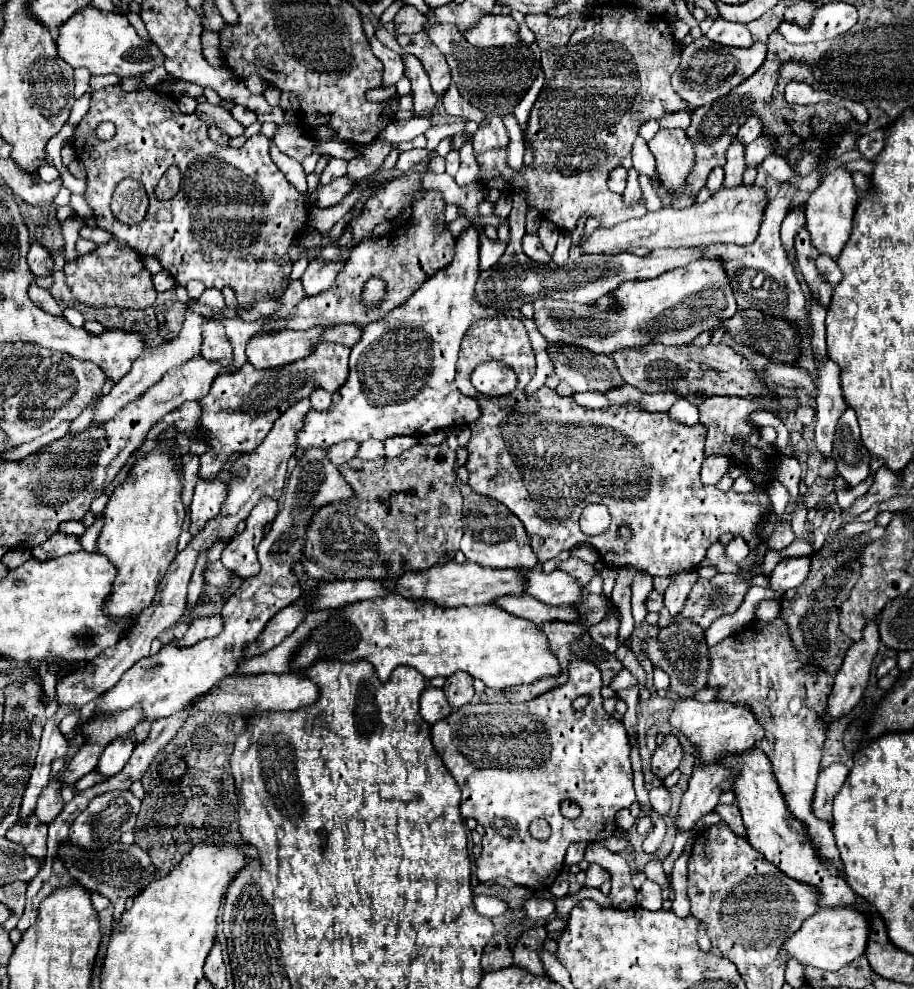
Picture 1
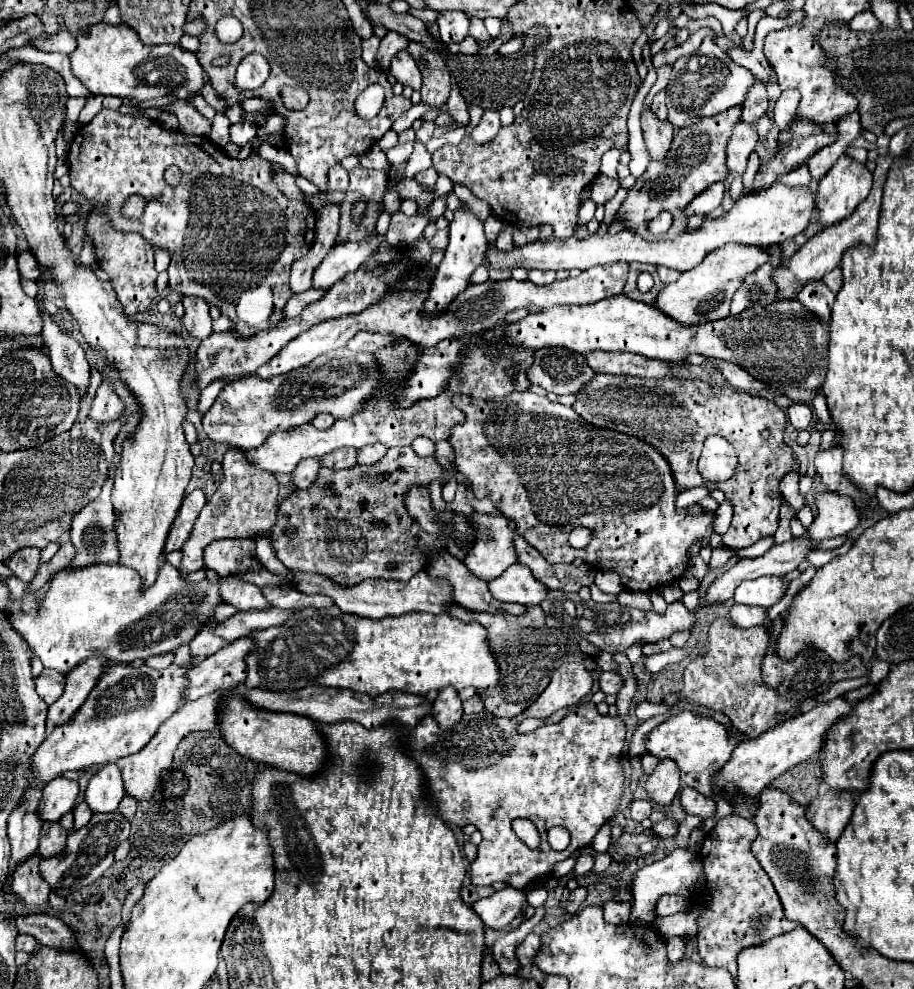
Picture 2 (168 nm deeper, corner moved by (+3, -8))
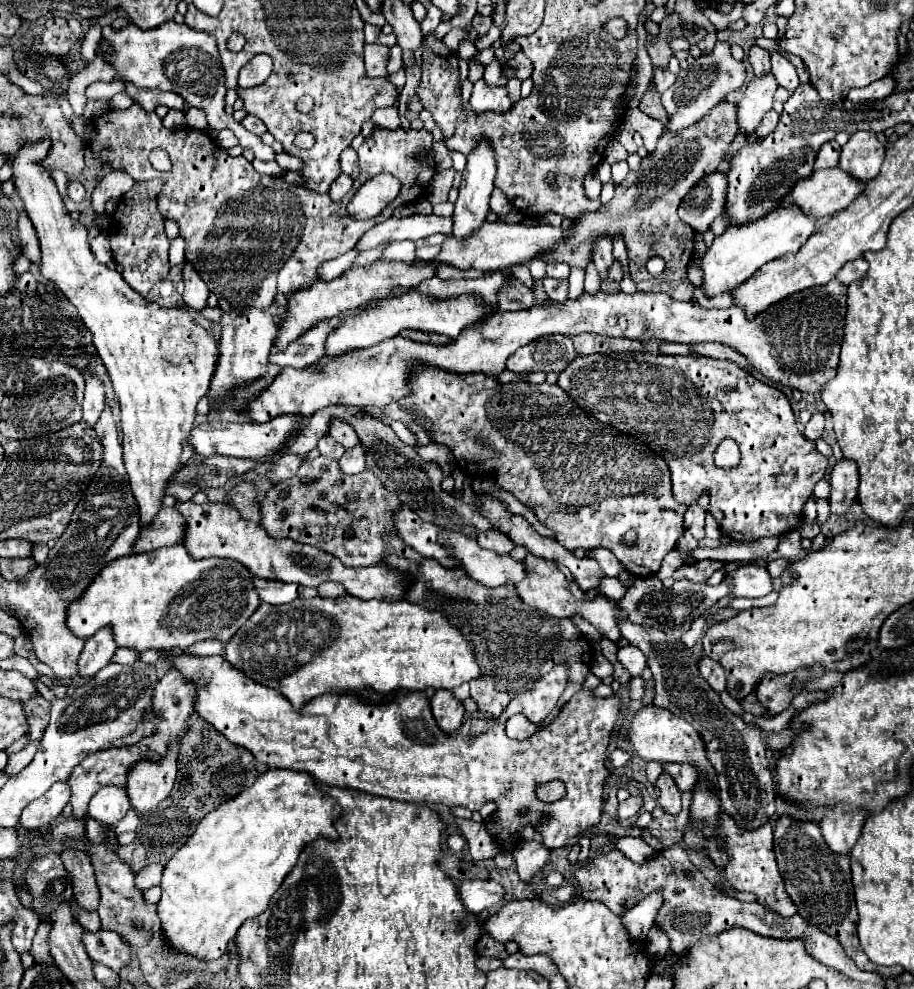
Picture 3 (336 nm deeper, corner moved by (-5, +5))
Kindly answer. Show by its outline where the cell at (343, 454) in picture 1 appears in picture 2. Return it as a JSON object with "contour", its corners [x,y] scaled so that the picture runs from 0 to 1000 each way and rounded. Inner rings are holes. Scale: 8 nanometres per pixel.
{"contour":[[[336,463],[336,465],[332,465],[332,467],[323,473],[321,485],[323,485],[323,489],[325,489],[327,493],[336,493],[338,489],[345,487],[349,475],[351,475],[349,463]]]}

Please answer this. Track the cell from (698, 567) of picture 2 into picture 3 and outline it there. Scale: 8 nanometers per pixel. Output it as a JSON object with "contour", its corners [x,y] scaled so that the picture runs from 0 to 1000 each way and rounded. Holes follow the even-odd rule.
{"contour":[[[771,565],[771,567],[765,567],[760,571],[747,571],[745,575],[742,575],[736,580],[739,587],[751,585],[758,587],[758,589],[771,589],[784,575],[793,573],[791,567],[778,567],[778,565]]]}

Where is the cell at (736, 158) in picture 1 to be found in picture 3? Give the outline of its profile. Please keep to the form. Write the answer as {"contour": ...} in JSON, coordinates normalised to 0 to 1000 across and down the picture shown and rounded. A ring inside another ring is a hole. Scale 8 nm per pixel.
{"contour":[[[837,74],[833,78],[822,80],[822,84],[813,94],[813,100],[806,106],[806,118],[809,118],[811,130],[815,130],[817,134],[826,132],[826,128],[833,124],[837,114],[844,112],[846,96],[850,88],[852,86],[846,74]]]}

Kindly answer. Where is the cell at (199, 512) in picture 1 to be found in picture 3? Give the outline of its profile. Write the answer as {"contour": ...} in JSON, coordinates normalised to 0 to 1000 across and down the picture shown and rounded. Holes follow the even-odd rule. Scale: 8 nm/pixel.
{"contour":[[[191,513],[176,515],[163,531],[159,531],[146,549],[146,559],[170,557],[185,551],[196,551],[202,541],[202,525]]]}

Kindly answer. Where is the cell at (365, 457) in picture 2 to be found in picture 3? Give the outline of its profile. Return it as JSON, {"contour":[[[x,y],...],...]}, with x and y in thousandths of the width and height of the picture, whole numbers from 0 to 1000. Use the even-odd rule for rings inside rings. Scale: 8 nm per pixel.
{"contour":[[[391,450],[386,456],[377,456],[371,464],[371,474],[375,474],[380,480],[395,478],[399,474],[399,456],[395,450]]]}

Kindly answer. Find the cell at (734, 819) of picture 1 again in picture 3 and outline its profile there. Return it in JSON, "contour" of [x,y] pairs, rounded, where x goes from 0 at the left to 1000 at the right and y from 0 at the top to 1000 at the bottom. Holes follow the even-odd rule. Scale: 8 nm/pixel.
{"contour":[[[728,771],[725,780],[736,786],[743,800],[747,800],[747,802],[756,802],[763,788],[765,788],[763,786],[765,780],[760,776],[756,776],[756,774],[749,774],[749,771]]]}

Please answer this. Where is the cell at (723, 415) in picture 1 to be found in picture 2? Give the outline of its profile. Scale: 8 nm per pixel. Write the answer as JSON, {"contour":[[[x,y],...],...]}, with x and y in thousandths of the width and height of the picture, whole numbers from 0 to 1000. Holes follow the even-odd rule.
{"contour":[[[651,378],[651,382],[631,398],[627,413],[649,431],[693,439],[723,455],[739,479],[741,493],[752,495],[758,491],[774,491],[776,495],[791,495],[793,504],[802,510],[802,528],[791,540],[791,550],[795,554],[809,556],[826,550],[835,542],[848,540],[857,506],[852,485],[863,475],[874,473],[868,455],[857,445],[861,427],[857,415],[848,406],[800,392],[780,392],[763,384],[701,384]],[[835,435],[844,437],[839,445],[833,441]],[[776,439],[791,441],[804,453],[809,463],[806,477],[793,487],[778,487],[763,479],[765,457]]]}

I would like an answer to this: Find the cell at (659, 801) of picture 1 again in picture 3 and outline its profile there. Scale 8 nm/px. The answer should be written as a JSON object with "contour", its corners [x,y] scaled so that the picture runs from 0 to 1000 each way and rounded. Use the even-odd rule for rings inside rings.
{"contour":[[[688,806],[686,810],[677,812],[677,816],[675,816],[675,828],[697,826],[699,820],[701,820],[701,814],[704,814],[704,808],[701,806]]]}

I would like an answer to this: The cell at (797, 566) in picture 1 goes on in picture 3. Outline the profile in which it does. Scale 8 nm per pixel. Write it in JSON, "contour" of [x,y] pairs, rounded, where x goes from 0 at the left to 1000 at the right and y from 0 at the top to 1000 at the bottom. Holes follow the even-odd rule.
{"contour":[[[813,571],[800,575],[791,587],[798,587],[800,604],[837,604],[846,598],[839,575],[830,571]]]}

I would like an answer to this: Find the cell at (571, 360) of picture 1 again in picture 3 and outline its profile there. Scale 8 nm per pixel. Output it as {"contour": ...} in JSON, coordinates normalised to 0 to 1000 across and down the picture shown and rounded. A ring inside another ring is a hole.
{"contour":[[[596,339],[566,353],[555,363],[555,373],[561,377],[579,377],[579,375],[612,377],[627,363],[629,363],[629,353],[623,341]]]}

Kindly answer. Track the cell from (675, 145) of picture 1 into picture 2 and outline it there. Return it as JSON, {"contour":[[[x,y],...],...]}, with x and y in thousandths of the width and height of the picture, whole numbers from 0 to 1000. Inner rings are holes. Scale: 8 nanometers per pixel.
{"contour":[[[701,115],[701,129],[704,129],[704,140],[712,162],[723,164],[723,160],[728,160],[728,156],[734,150],[736,127],[721,123],[714,115]]]}

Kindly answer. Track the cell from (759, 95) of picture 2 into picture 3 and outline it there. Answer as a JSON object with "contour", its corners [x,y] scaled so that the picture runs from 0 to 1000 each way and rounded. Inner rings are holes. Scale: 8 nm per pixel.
{"contour":[[[824,46],[824,48],[819,50],[817,62],[822,64],[826,76],[837,76],[837,74],[844,72],[844,62],[841,62],[841,58],[844,58],[841,52],[837,52],[837,50],[828,48],[828,46]]]}

